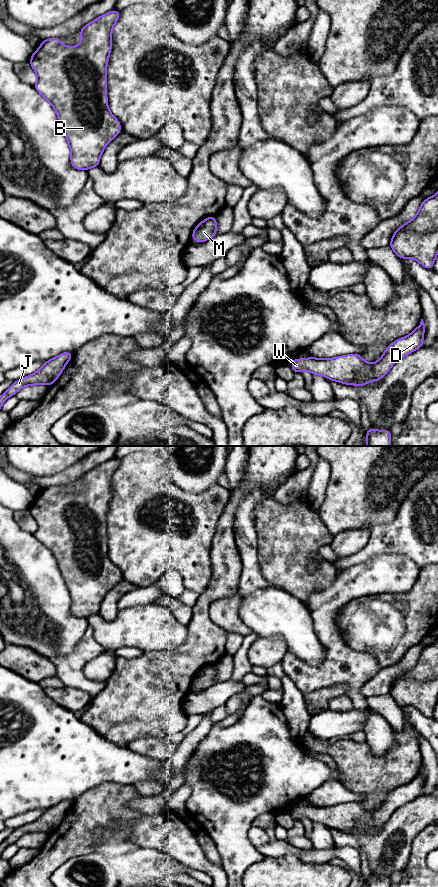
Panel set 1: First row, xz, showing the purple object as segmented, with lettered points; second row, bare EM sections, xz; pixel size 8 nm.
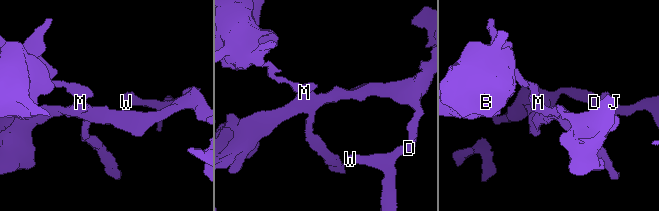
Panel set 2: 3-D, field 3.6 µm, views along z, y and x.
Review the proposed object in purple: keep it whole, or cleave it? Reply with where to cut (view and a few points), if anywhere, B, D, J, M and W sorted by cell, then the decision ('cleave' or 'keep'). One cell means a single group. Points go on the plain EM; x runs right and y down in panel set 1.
cut xz (206, 666), (215, 667); groups B / D J M W; cleave

